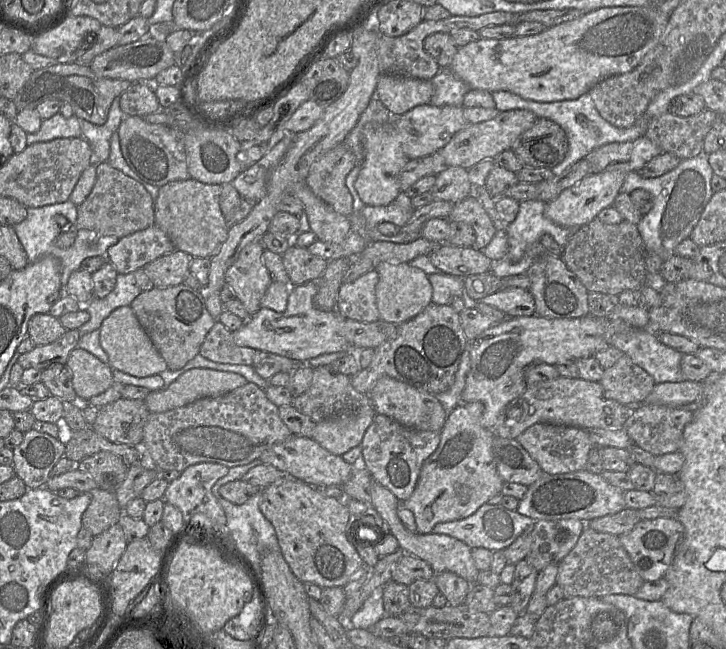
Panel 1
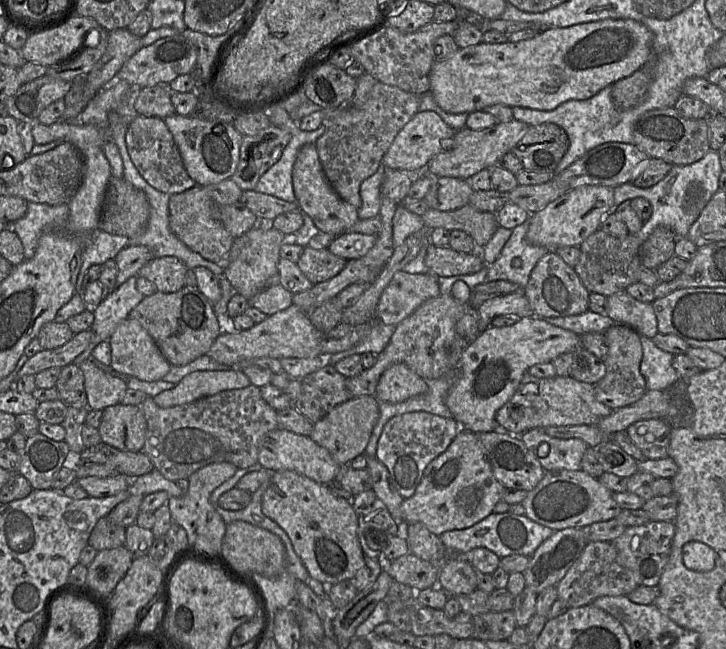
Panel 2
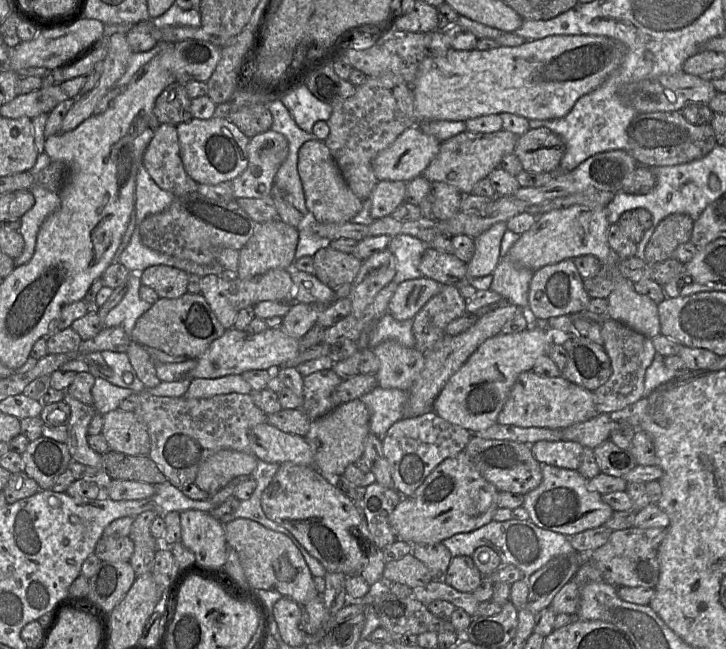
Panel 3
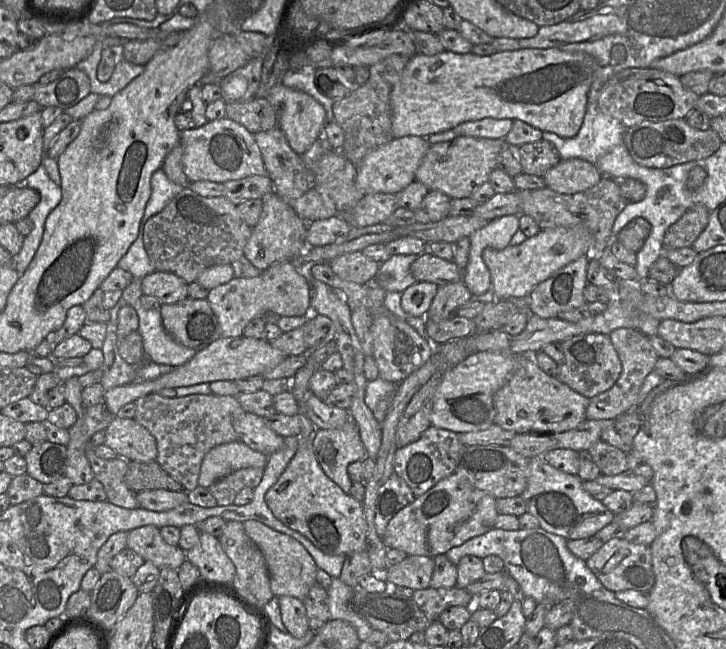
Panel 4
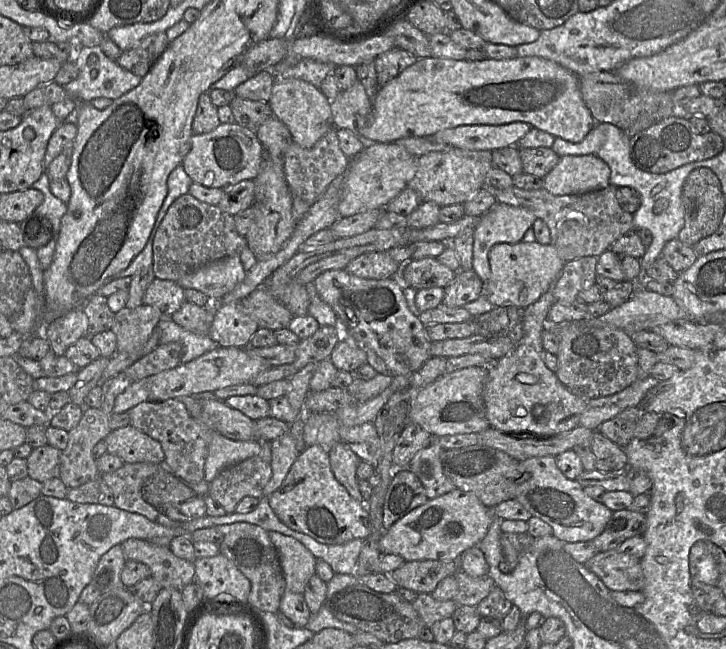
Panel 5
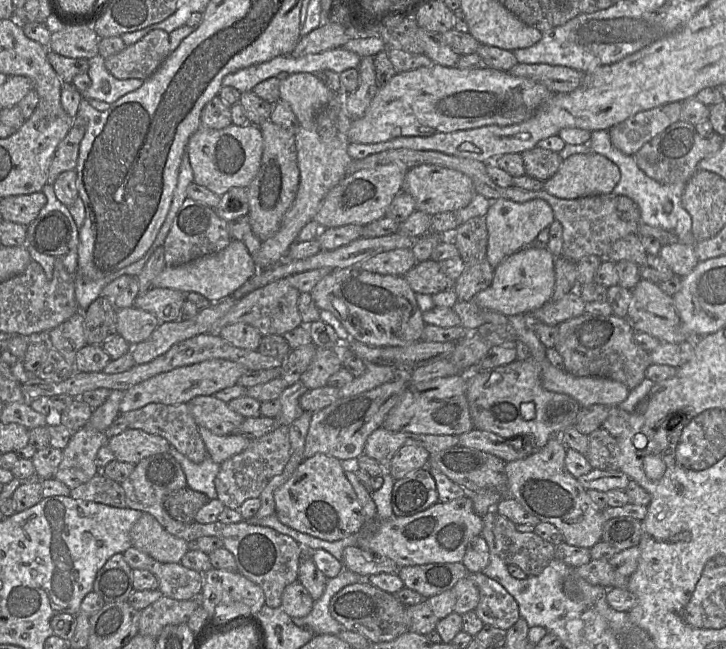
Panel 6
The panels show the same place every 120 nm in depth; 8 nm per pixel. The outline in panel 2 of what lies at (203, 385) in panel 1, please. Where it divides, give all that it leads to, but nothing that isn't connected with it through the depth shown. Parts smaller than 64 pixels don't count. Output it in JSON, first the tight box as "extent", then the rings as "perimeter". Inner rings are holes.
{"extent":[153,368,250,408],"perimeter":[[[240,368],[201,370],[189,373],[172,389],[155,395],[153,400],[159,407],[169,408],[188,404],[222,391],[242,389],[250,384],[250,379]]]}

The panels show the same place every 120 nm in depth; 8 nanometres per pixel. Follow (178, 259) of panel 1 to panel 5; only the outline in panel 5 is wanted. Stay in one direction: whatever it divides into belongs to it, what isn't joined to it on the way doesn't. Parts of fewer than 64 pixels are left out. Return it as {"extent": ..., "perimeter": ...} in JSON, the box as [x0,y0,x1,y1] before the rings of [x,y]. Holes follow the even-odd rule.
{"extent":[143,278,186,317],"perimeter":[[[155,278],[146,289],[143,303],[159,309],[163,317],[171,317],[186,302],[184,291],[175,281]]]}

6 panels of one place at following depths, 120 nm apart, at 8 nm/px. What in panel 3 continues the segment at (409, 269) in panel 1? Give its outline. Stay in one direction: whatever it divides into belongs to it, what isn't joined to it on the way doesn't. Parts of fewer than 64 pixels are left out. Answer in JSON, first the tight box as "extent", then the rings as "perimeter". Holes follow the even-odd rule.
{"extent":[387,277,443,321],"perimeter":[[[426,277],[401,282],[387,308],[387,313],[399,321],[413,319],[419,310],[439,291],[443,284]]]}

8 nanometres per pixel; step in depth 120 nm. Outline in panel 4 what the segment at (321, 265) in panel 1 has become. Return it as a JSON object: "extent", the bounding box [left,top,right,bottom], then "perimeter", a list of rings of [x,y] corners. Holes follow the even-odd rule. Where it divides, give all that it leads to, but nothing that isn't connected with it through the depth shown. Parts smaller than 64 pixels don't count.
{"extent":[328,251,380,284],"perimeter":[[[361,251],[340,255],[328,264],[340,278],[357,284],[374,281],[380,267],[379,262],[365,256]]]}

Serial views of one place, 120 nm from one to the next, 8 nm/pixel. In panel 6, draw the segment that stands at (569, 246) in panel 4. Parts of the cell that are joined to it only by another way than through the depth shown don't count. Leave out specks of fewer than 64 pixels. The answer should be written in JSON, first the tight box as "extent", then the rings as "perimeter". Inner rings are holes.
{"extent":[471,244,555,316],"perimeter":[[[533,244],[522,248],[494,268],[491,284],[471,301],[480,309],[506,316],[529,315],[551,299],[555,286],[554,260],[553,254],[543,245]]]}

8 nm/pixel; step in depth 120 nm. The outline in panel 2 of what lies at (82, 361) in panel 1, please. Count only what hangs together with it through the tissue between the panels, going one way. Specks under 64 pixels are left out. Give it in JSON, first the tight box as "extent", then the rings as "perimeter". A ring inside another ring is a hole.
{"extent":[78,358,128,410],"perimeter":[[[92,358],[81,362],[78,367],[84,376],[84,389],[89,409],[103,410],[120,403],[128,389],[126,379],[99,368]]]}

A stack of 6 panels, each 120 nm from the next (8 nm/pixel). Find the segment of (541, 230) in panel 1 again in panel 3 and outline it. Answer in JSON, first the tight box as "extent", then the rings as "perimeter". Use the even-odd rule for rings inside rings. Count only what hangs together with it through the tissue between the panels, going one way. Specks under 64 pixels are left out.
{"extent":[490,256,533,311],"perimeter":[[[508,256],[501,258],[497,267],[493,271],[490,289],[507,299],[511,304],[518,306],[521,311],[528,308],[528,295],[533,271],[514,263]]]}

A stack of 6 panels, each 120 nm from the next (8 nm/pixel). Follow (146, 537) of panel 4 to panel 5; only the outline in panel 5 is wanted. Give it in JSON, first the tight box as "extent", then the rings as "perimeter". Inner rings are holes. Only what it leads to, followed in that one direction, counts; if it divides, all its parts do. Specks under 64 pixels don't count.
{"extent":[122,538,195,592],"perimeter":[[[129,538],[122,544],[127,560],[134,560],[146,564],[152,576],[163,587],[172,587],[180,592],[183,588],[195,580],[195,567],[192,561],[177,557],[170,550],[169,546],[157,545],[149,540]]]}

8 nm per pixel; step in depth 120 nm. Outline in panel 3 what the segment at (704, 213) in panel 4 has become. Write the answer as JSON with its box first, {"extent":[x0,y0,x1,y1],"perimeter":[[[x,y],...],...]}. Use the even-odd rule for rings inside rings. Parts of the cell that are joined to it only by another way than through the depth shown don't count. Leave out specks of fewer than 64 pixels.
{"extent":[644,214,694,265],"perimeter":[[[671,214],[656,227],[648,241],[644,258],[649,265],[674,258],[679,245],[689,242],[694,220],[687,214]]]}

